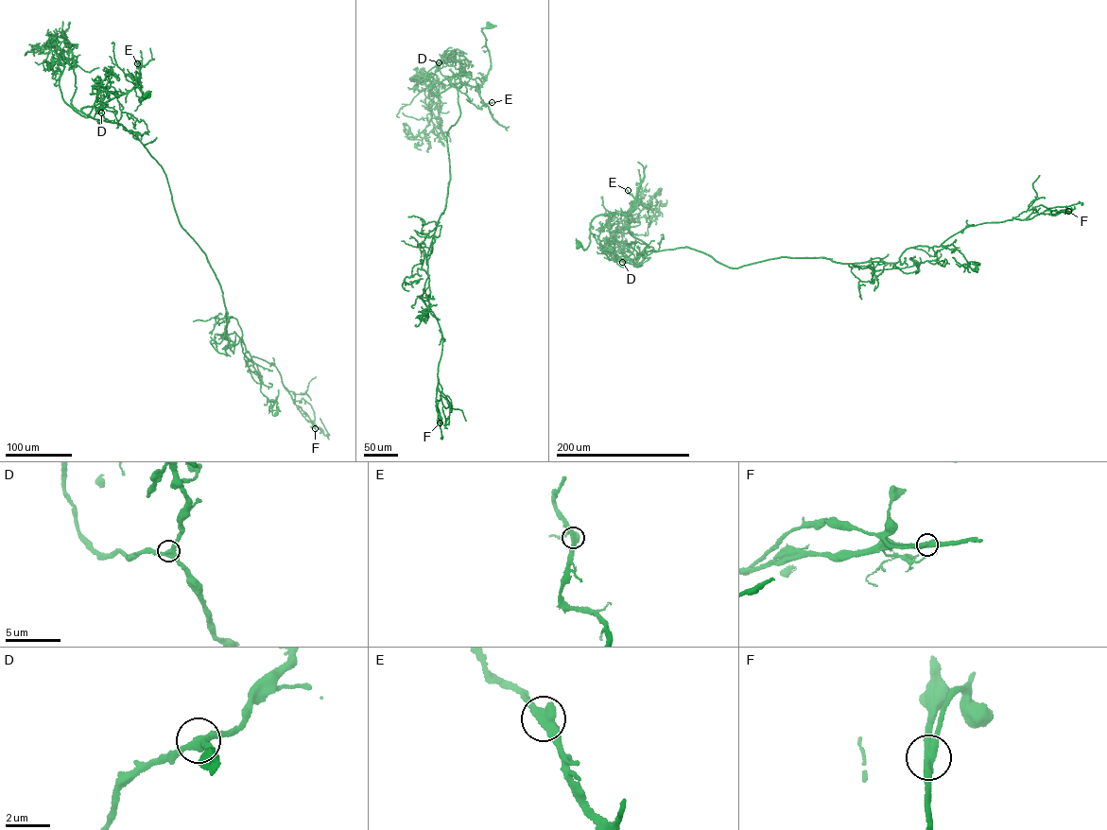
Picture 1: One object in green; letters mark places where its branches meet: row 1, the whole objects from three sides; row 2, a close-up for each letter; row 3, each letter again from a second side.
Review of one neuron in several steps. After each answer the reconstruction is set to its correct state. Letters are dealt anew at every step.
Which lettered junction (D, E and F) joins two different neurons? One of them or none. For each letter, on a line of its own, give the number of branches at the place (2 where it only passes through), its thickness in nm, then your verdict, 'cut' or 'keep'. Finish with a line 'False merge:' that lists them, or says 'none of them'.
D: branches 3; calibre 320 nm; keep
E: branches 3; calibre 360 nm; keep
F: branches 3; calibre 360 nm; cut
False merge: F

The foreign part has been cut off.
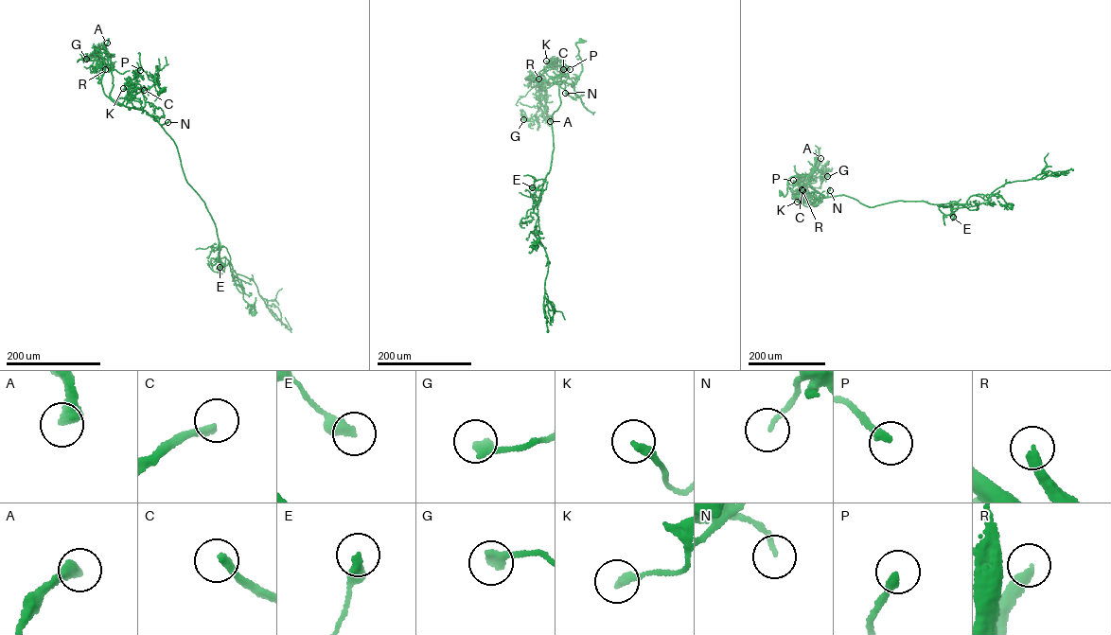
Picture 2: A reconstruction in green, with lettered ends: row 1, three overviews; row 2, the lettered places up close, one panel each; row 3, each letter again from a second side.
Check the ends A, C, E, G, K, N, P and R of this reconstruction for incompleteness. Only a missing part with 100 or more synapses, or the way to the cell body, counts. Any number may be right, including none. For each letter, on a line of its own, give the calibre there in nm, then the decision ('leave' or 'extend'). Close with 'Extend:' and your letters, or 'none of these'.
A: calibre 380 nm; leave
C: calibre 280 nm; extend
E: calibre 360 nm; leave
G: calibre 300 nm; leave
K: calibre 280 nm; leave
N: calibre 130 nm; leave
P: calibre 280 nm; leave
R: calibre 320 nm; extend
Extend: C, R

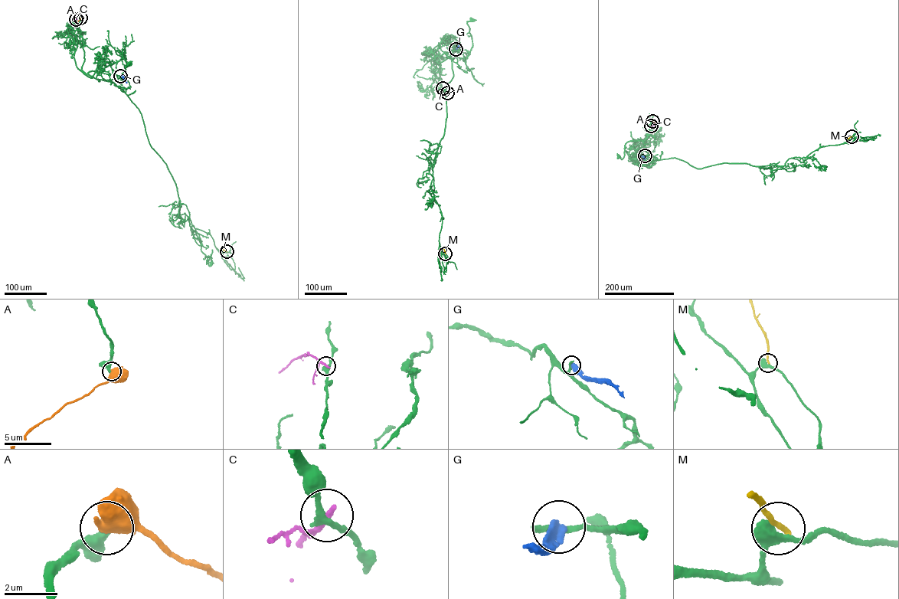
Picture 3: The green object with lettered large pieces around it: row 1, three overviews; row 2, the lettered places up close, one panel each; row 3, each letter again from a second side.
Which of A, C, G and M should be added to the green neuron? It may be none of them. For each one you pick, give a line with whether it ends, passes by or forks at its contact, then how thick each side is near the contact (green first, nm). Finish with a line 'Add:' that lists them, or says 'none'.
Add: none

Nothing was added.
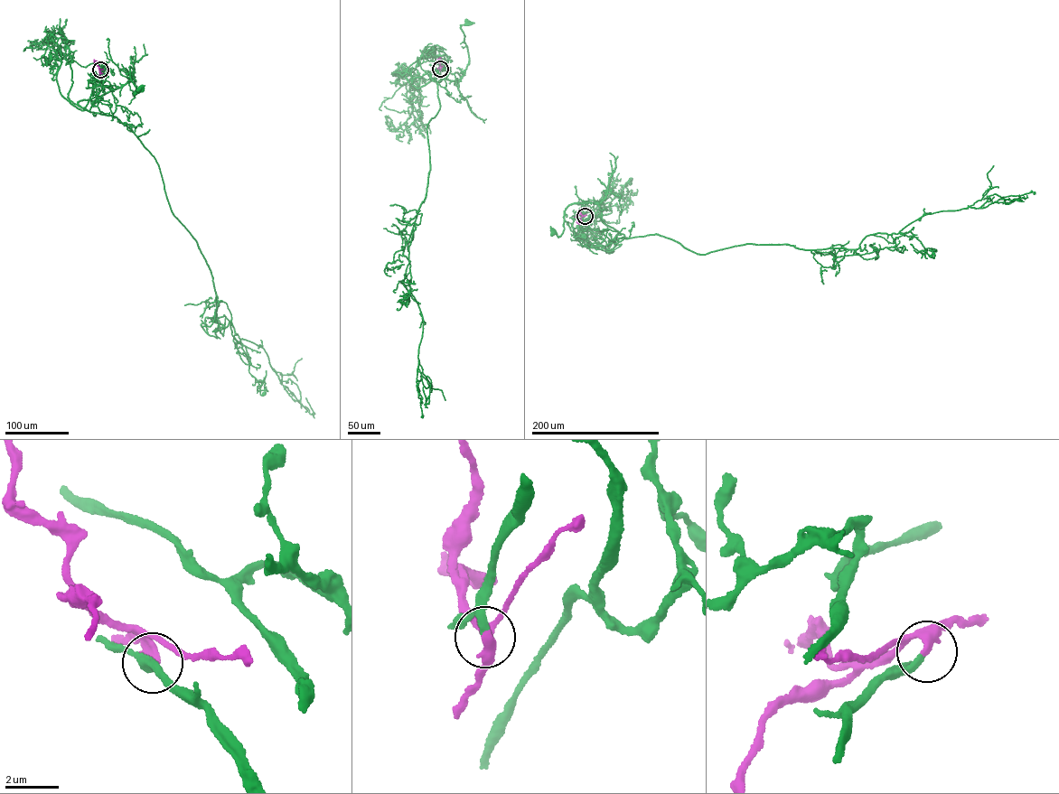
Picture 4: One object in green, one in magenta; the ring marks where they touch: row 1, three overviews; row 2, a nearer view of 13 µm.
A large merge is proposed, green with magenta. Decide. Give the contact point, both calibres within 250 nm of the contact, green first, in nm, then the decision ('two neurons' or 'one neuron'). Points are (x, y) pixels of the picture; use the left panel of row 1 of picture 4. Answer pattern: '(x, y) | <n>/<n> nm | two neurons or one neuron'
(100, 70) | 280/360 nm | one neuron

